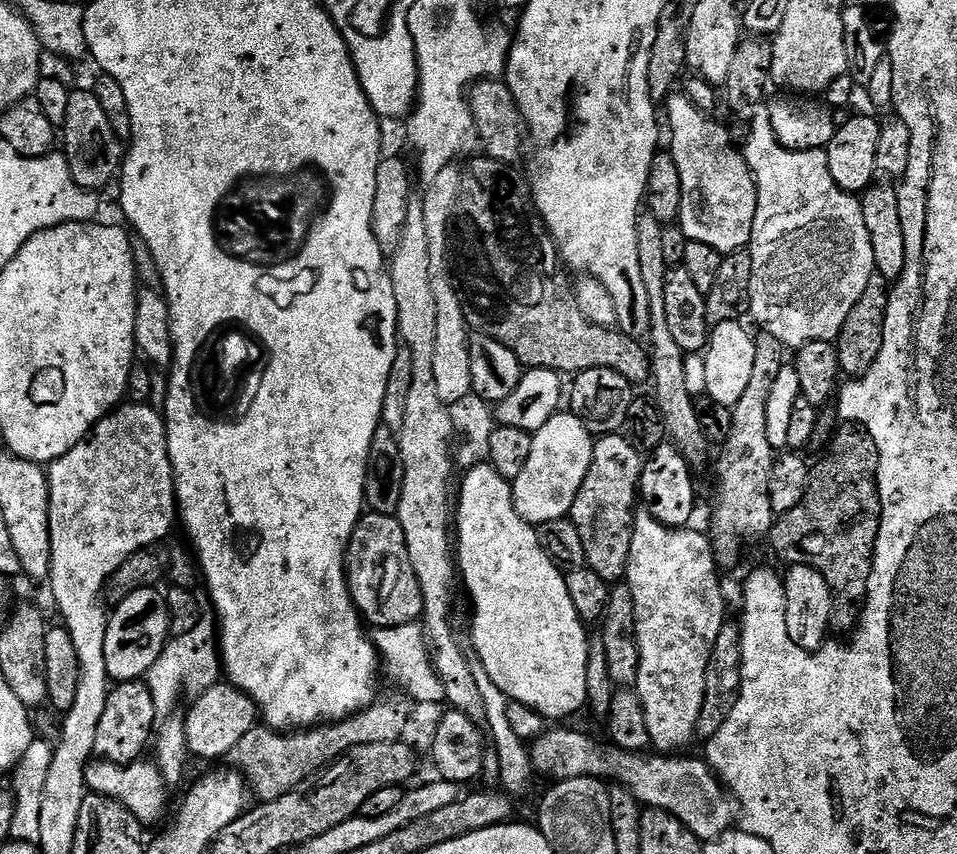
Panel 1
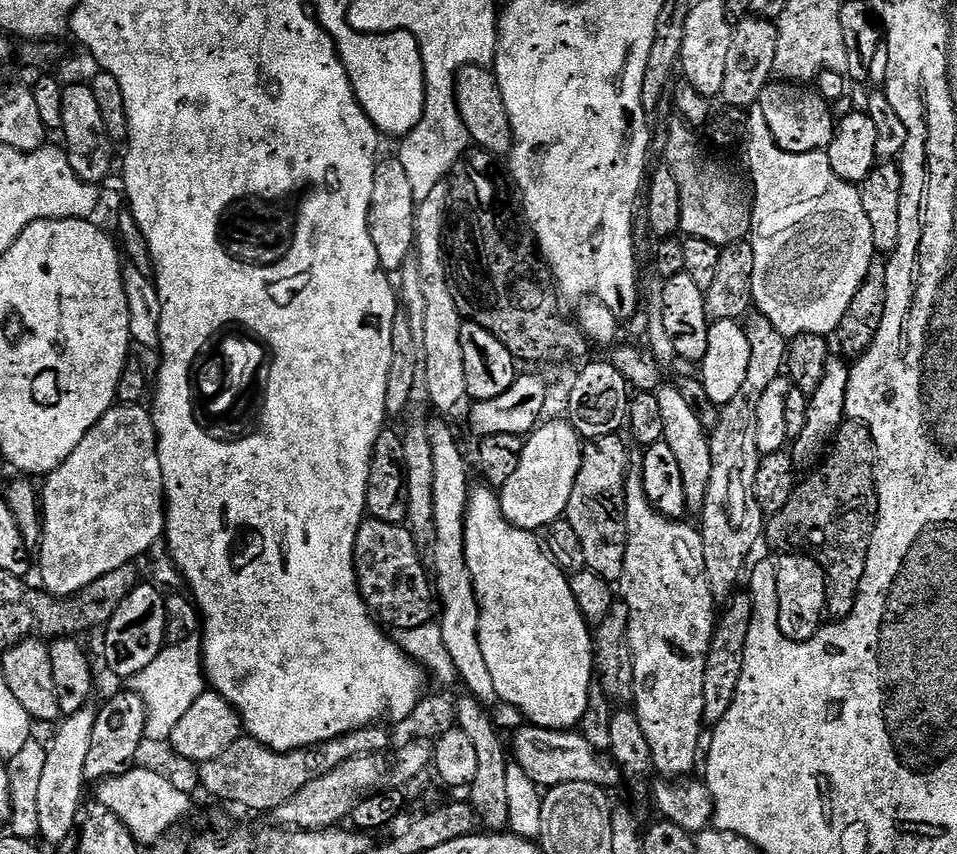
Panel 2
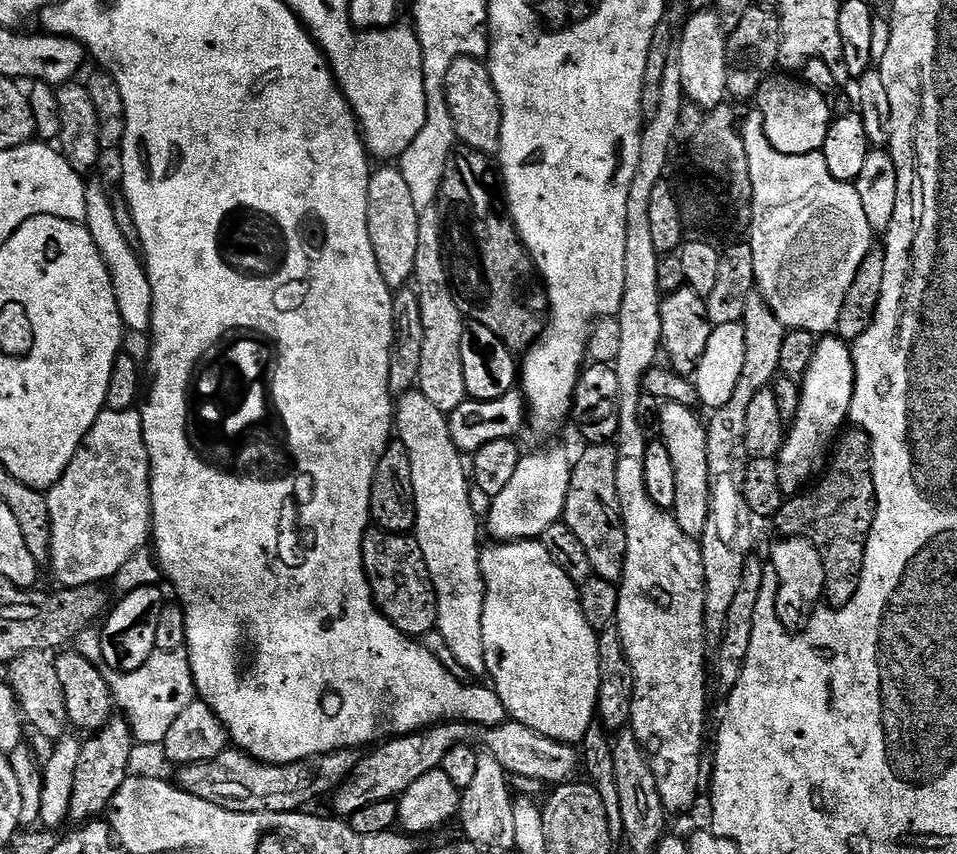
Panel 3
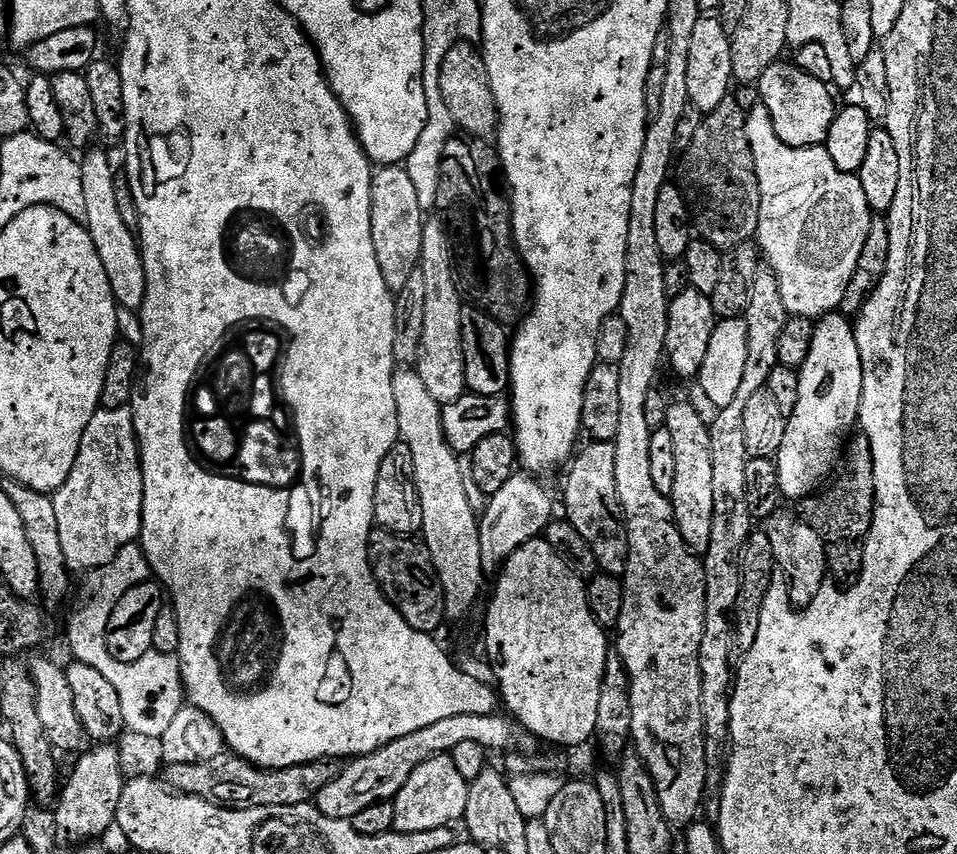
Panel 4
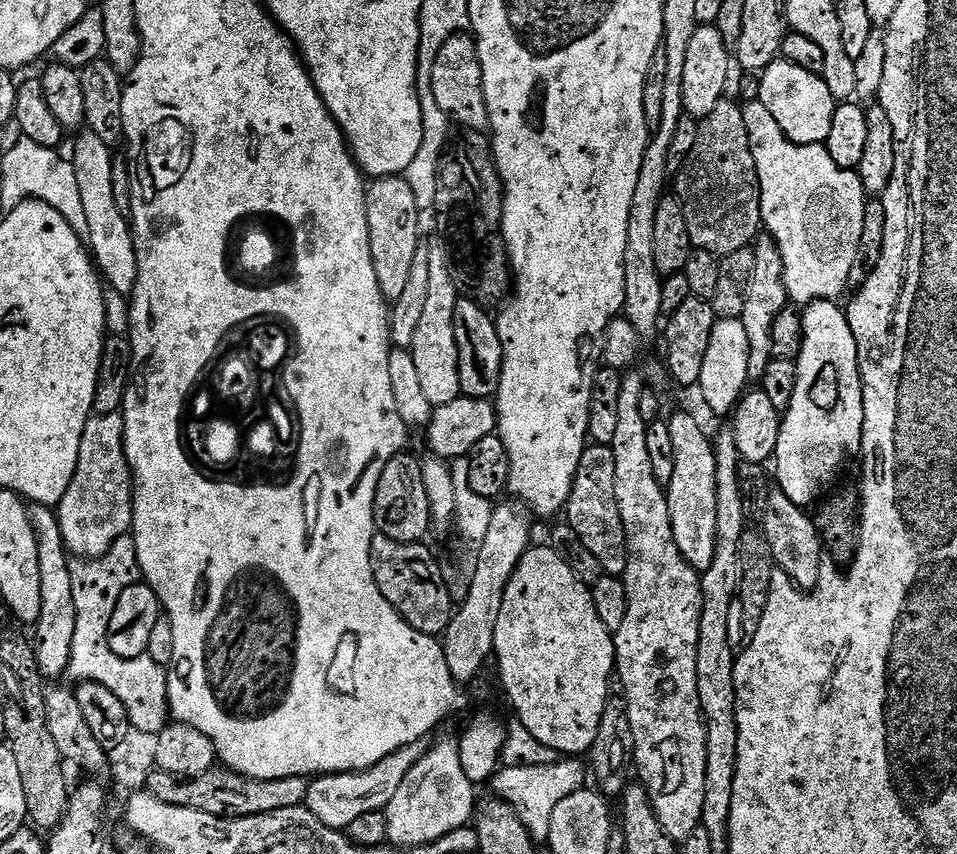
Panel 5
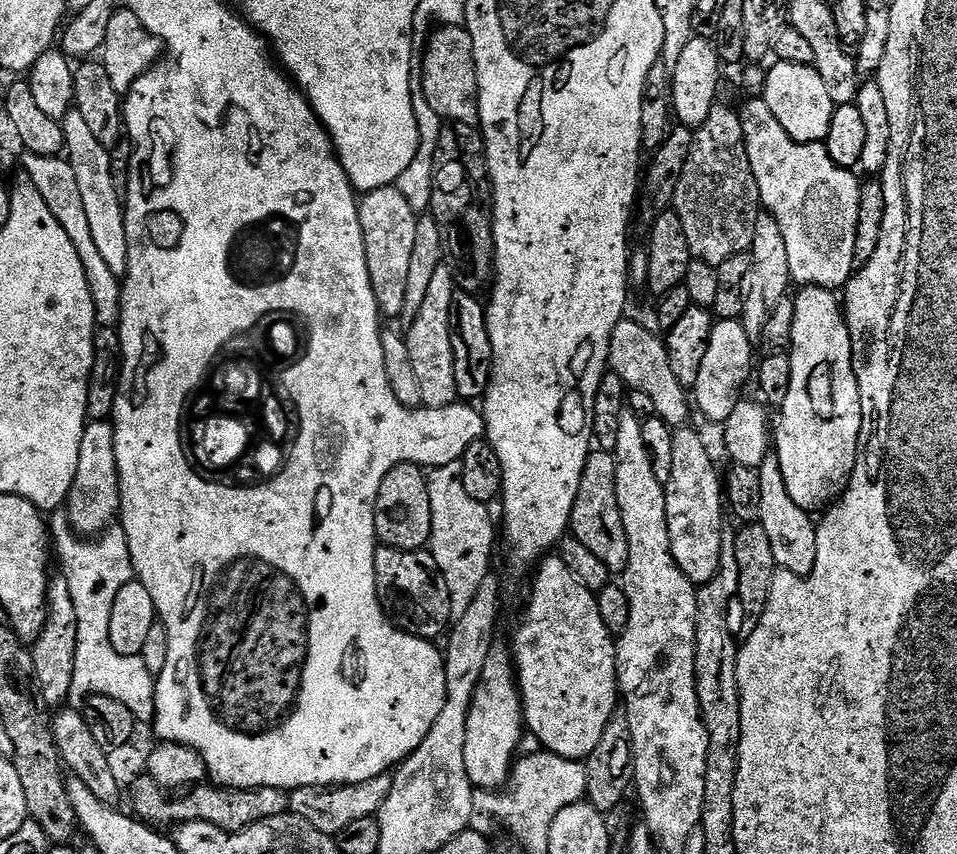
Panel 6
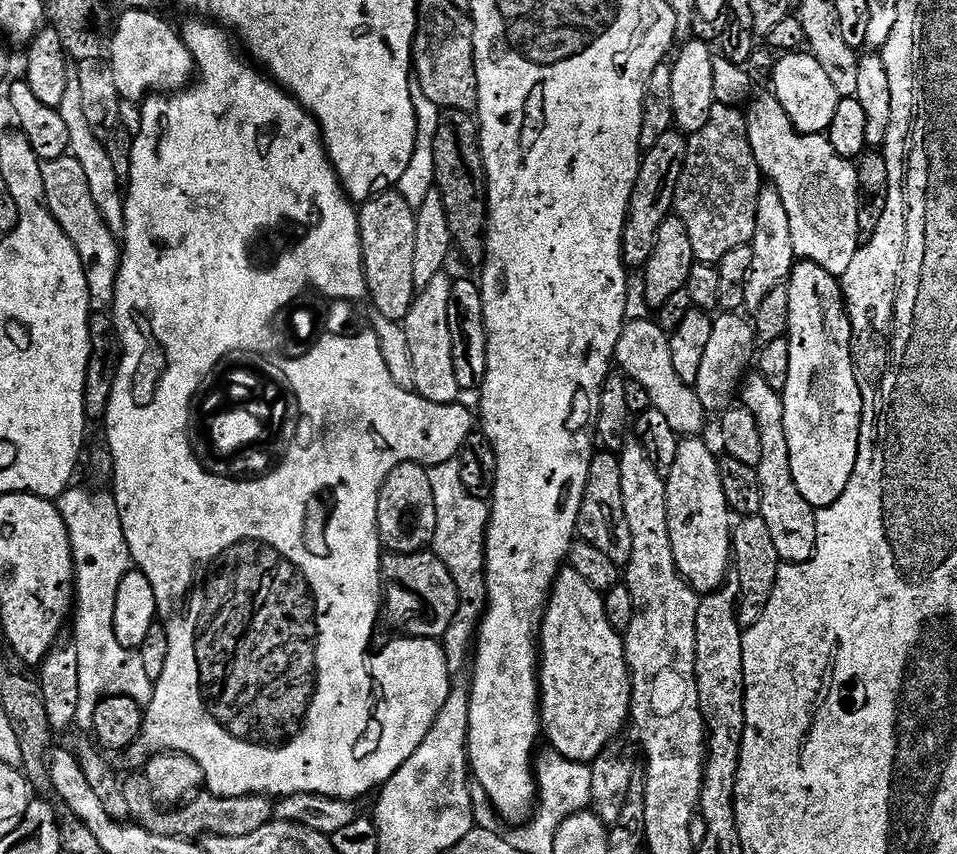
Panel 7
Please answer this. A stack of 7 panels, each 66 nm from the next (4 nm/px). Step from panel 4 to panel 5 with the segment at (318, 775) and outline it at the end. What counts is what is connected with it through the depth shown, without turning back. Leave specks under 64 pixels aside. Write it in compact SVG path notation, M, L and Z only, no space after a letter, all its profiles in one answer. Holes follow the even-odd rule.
M217 766L201 776L181 778L169 772L153 770L148 776L147 791L167 804L183 808L197 808L206 814L214 814L233 820L239 816L270 814L274 810L299 808L308 793L309 781L303 776L291 776L285 780L252 780L239 776L223 766Z

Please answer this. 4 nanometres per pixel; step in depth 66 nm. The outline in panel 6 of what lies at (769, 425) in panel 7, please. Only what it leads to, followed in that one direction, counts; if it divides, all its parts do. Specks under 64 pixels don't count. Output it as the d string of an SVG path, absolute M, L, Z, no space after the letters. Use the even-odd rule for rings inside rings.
M769 454L758 471L762 478L762 514L758 523L763 526L770 538L770 547L774 549L777 565L783 571L808 576L812 573L816 561L817 525L814 520L812 524L813 517L800 509L794 498L790 498L790 490L786 490L786 478L782 476L782 466L776 454Z

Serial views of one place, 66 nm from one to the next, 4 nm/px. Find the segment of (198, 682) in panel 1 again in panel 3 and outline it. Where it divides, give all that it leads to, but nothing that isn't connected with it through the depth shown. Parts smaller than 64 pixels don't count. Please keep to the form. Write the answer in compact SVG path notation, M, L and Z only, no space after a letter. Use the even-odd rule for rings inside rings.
M181 650L178 652L171 653L170 658L153 658L147 660L142 666L138 666L138 670L134 670L133 672L113 672L109 671L107 673L108 685L110 686L110 690L112 691L112 698L115 703L120 706L120 709L123 712L123 715L126 717L129 724L132 725L132 735L135 737L137 741L141 744L163 744L164 739L166 738L166 734L170 734L170 726L174 726L174 721L178 719L178 714L182 714L182 710L184 709L184 704L180 703L180 701L191 702L197 699L198 693L196 690L196 683L194 682L194 678L192 677L192 671L190 670L190 662L188 661L188 653L187 651ZM148 700L180 700L177 704L151 704Z

